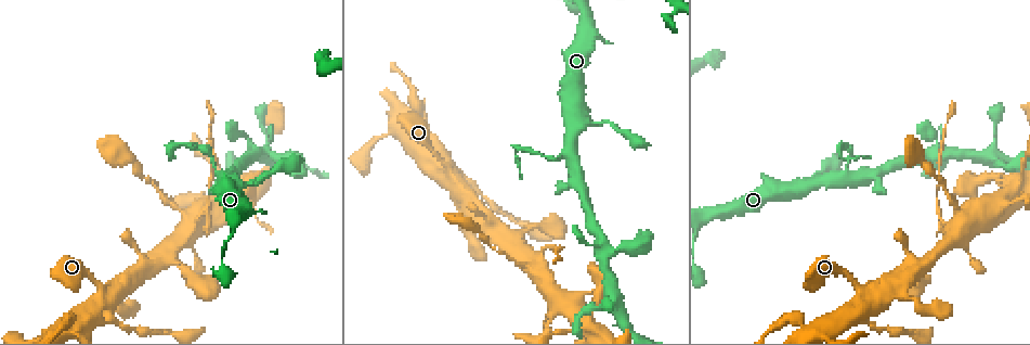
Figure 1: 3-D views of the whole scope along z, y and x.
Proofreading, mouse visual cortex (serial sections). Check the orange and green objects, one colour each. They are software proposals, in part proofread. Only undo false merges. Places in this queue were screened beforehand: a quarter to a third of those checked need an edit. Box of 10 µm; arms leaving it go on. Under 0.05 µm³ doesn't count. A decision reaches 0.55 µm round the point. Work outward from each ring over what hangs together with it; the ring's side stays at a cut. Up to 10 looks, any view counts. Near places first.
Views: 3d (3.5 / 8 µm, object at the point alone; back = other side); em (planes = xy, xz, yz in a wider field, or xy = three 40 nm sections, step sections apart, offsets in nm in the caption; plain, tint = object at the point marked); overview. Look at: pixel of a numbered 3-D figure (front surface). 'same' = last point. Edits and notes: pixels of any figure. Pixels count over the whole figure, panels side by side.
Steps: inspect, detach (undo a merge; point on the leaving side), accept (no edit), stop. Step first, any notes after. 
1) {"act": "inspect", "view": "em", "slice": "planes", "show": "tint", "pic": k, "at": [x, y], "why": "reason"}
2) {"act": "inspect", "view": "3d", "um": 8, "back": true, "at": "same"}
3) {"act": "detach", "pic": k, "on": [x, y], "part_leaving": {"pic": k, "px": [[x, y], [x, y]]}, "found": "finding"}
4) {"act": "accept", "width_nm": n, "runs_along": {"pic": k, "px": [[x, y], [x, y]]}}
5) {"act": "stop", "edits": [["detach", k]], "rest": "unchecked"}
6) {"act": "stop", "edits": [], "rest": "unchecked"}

{"act": "inspect", "view": "3d", "um": 3.5, "back": true, "pic": 1, "at": [845, 177], "why": "small branch off a trunk"}

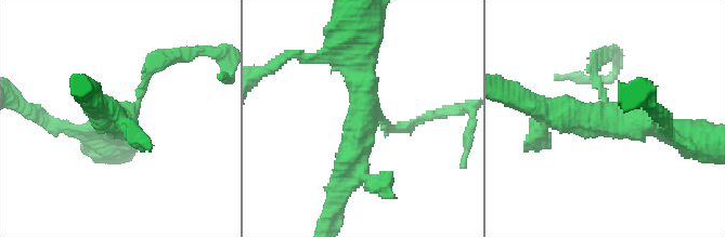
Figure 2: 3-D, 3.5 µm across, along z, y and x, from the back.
{"act": "inspect", "view": "em", "slice": "xy", "step": 3, "show": "tint", "pic": 2, "at": [362, 119]}

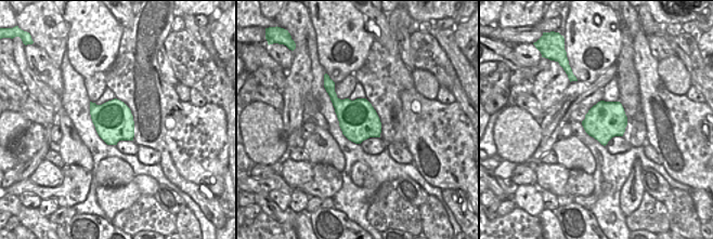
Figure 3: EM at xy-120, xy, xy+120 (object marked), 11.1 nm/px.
{"act": "accept", "found": "continuous, no second cell"}

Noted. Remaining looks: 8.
{"act": "inspect", "view": "3d", "um": 8, "pic": 1, "at": [605, 251], "why": "thin neck"}

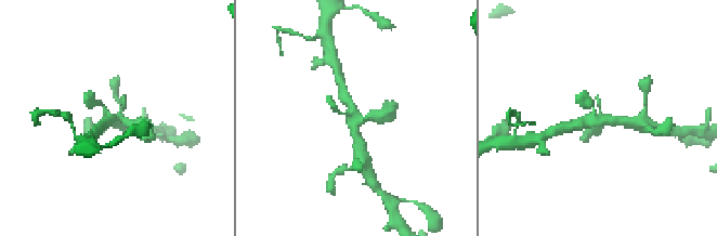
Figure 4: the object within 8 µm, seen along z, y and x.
{"act": "inspect", "view": "3d", "um": 3.5, "at": "same", "why": "zoom in"}

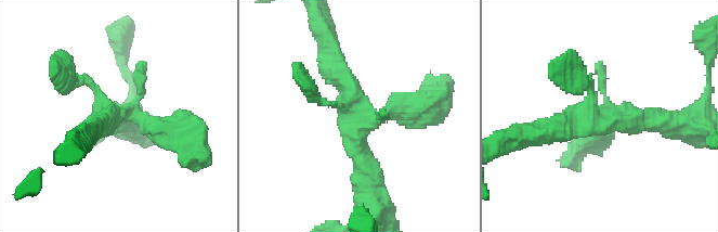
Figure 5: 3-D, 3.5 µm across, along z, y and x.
{"act": "inspect", "view": "em", "slice": "xy", "step": 5, "show": "tint", "pic": 5, "at": [597, 118]}

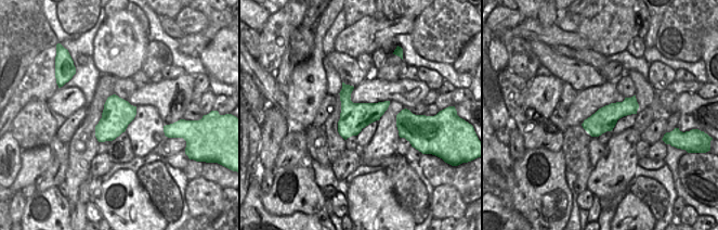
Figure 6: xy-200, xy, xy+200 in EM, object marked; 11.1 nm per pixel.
{"act": "accept", "runs_along": {"pic": 5, "px": [[331, 49], [368, 180]]}, "found": "all the same cell"}

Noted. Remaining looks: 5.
{"act": "inspect", "view": "3d", "um": 3.5, "pic": 1, "at": [102, 297], "why": "four or more arms meet"}

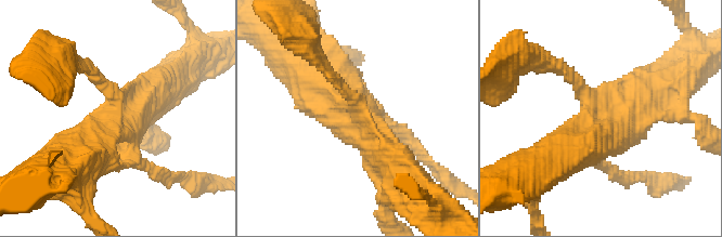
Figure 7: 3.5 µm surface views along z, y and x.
{"act": "inspect", "view": "em", "slice": "planes", "show": "tint", "pic": 7, "at": [113, 114], "arms": 4, "arm_widths_nm": [150, 200, 500, 600], "why": "need the tissue"}

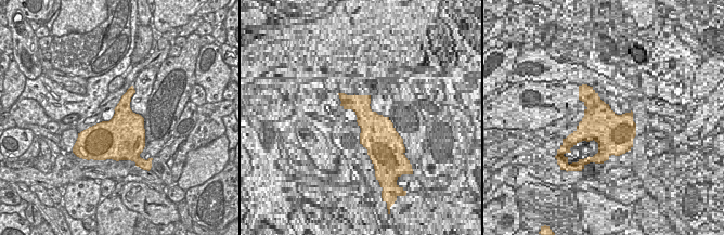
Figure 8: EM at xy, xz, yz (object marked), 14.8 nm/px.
{"act": "inspect", "view": "em", "slice": "xy", "step": 1, "show": "tint", "at": "same", "why": "another direction"}

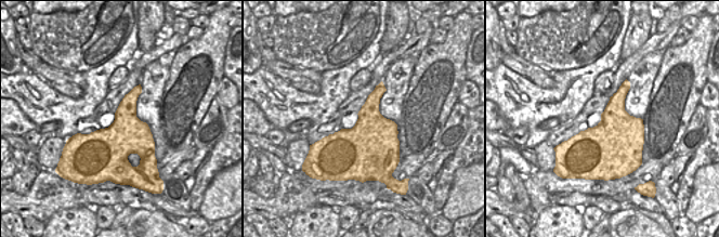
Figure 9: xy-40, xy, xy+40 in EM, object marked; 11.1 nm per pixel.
{"act": "accept", "runs_along": {"pic": 7, "px": [[324, 69], [358, 103], [387, 160]]}, "found": "continuous, no second cell"}

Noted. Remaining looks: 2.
{"act": "inspect", "view": "3d", "um": 3.5, "pic": 1, "at": [183, 272], "why": "thick turns thin"}

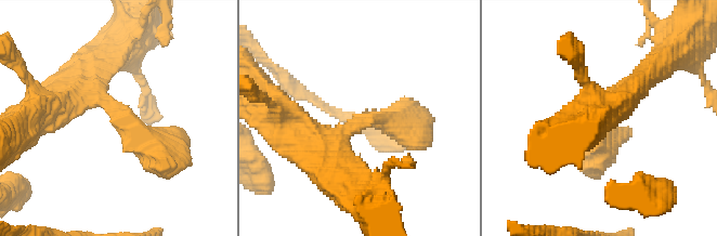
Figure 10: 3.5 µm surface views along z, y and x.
{"act": "inspect", "view": "em", "slice": "xy", "step": 1, "show": "tint", "pic": 10, "at": [121, 114], "why": "now the EM"}

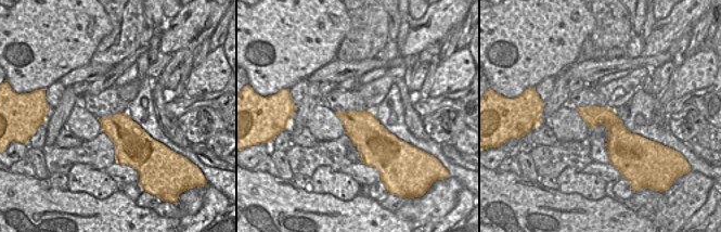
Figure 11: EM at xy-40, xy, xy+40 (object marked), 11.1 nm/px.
{"act": "accept", "arm_widths_nm": [300, 350], "runs_along": {"pic": 10, "px": [[61, 94], [98, 94], [177, 158]]}, "found": "one cell here"}

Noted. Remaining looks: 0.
{"act": "stop", "edits": [], "rest": "unchecked"}

